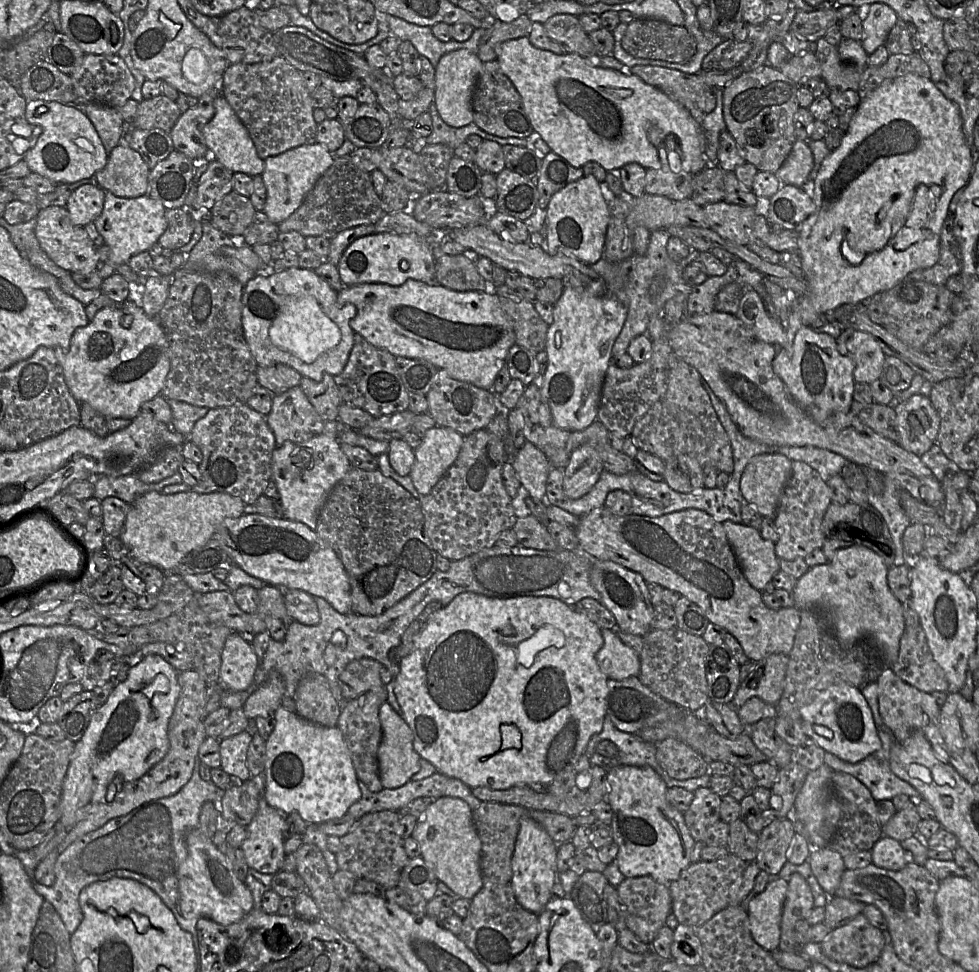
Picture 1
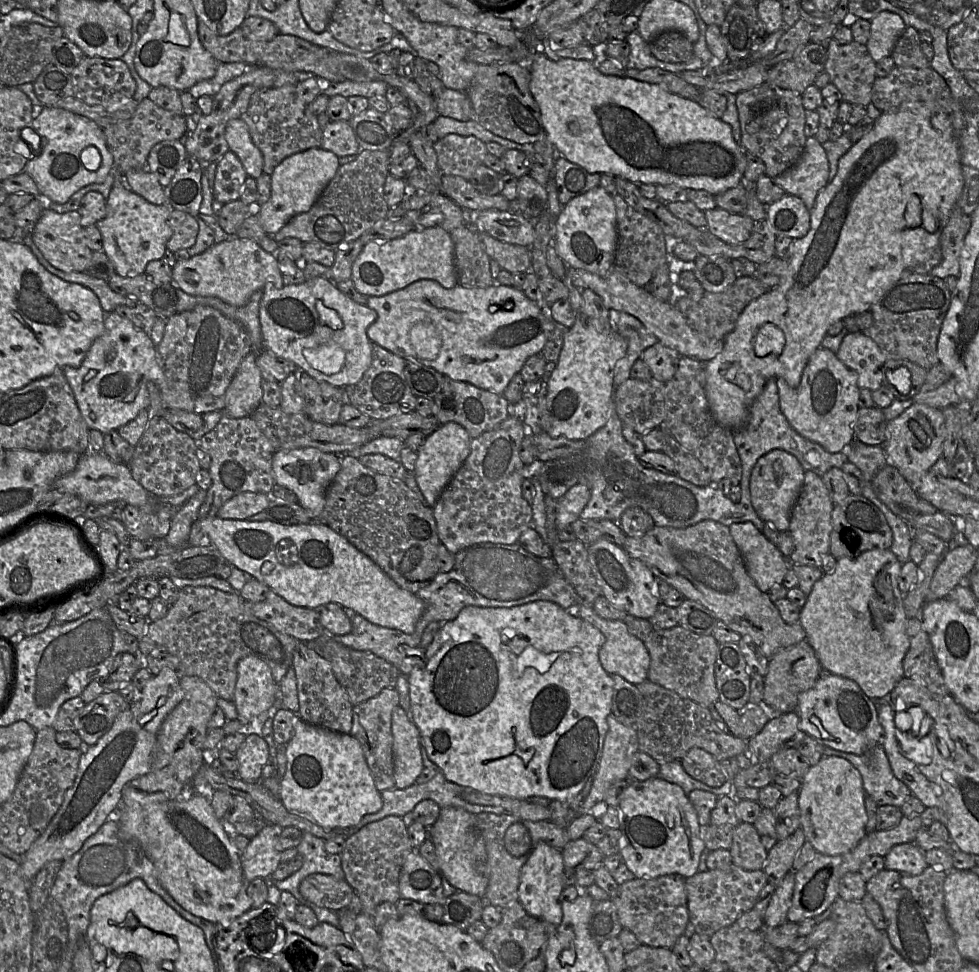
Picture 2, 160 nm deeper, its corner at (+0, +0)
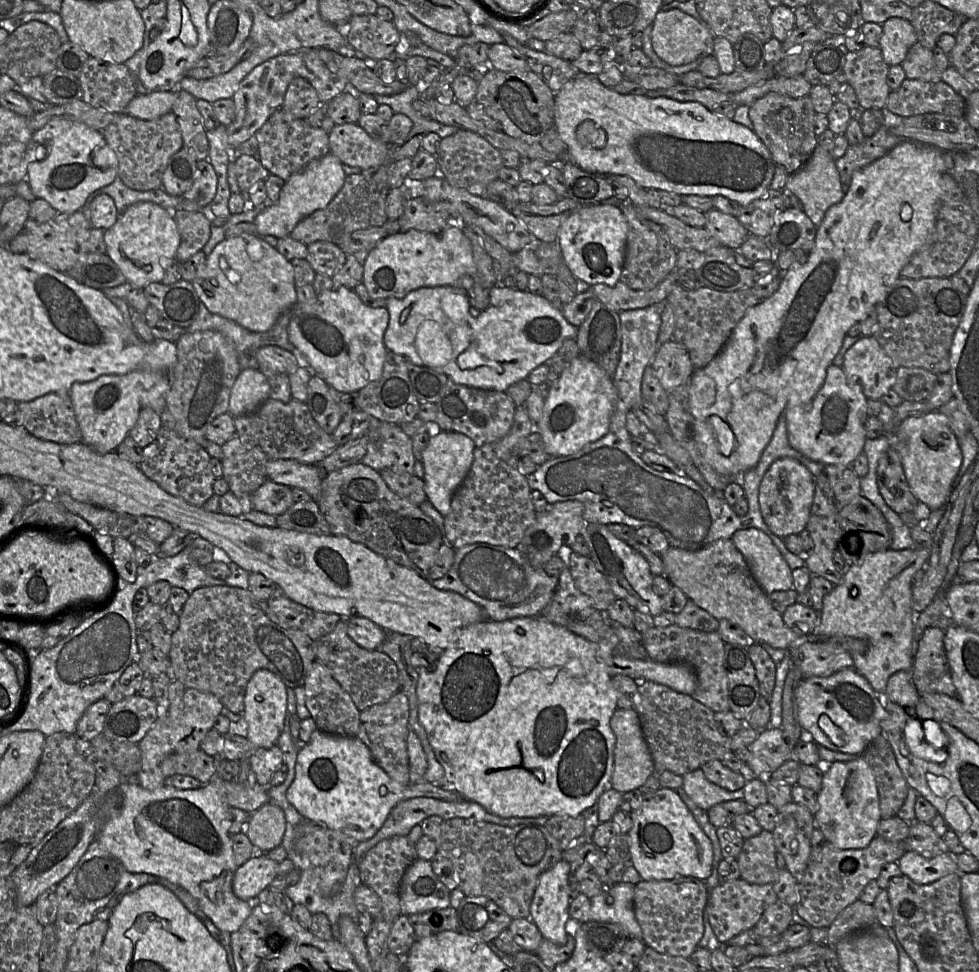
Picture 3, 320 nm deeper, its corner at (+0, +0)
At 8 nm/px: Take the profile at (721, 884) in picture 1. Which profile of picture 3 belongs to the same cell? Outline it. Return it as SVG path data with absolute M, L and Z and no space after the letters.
M742 878L719 884L709 891L708 920L720 943L753 929L768 906L778 900L772 884L750 884Z

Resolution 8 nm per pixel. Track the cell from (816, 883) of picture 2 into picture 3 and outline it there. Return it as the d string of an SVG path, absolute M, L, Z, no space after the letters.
M876 835L869 845L862 849L837 849L824 842L815 862L809 864L801 881L798 882L798 900L794 906L798 915L811 927L829 928L837 916L859 897L865 886L876 881L882 867L890 862L898 862L905 852L905 842L891 842Z

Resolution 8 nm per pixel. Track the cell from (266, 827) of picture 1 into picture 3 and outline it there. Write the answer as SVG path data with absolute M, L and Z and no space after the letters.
M256 853L235 870L233 891L237 897L246 901L256 898L278 875L279 863L265 853Z

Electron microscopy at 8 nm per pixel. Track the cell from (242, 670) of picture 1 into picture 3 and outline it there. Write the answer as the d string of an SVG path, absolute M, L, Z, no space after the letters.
M266 669L257 670L250 678L244 697L244 711L241 717L248 726L247 740L252 749L271 748L277 745L284 729L287 716L287 686L273 672Z

